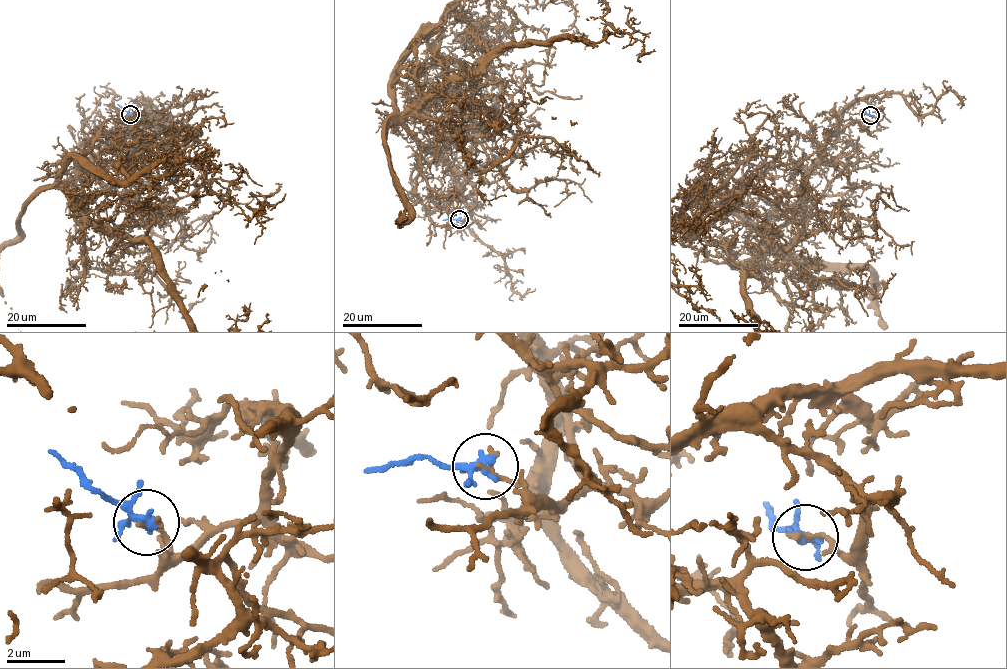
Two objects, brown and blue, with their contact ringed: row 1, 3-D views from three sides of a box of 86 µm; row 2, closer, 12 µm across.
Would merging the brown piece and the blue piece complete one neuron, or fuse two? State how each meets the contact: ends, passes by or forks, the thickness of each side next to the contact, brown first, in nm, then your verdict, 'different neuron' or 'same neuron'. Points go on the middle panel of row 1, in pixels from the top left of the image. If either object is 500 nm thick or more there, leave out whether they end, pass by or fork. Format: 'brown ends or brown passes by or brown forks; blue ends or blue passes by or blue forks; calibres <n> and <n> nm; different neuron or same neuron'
brown ends; blue forks; calibres 200 and 200 nm; different neuron

